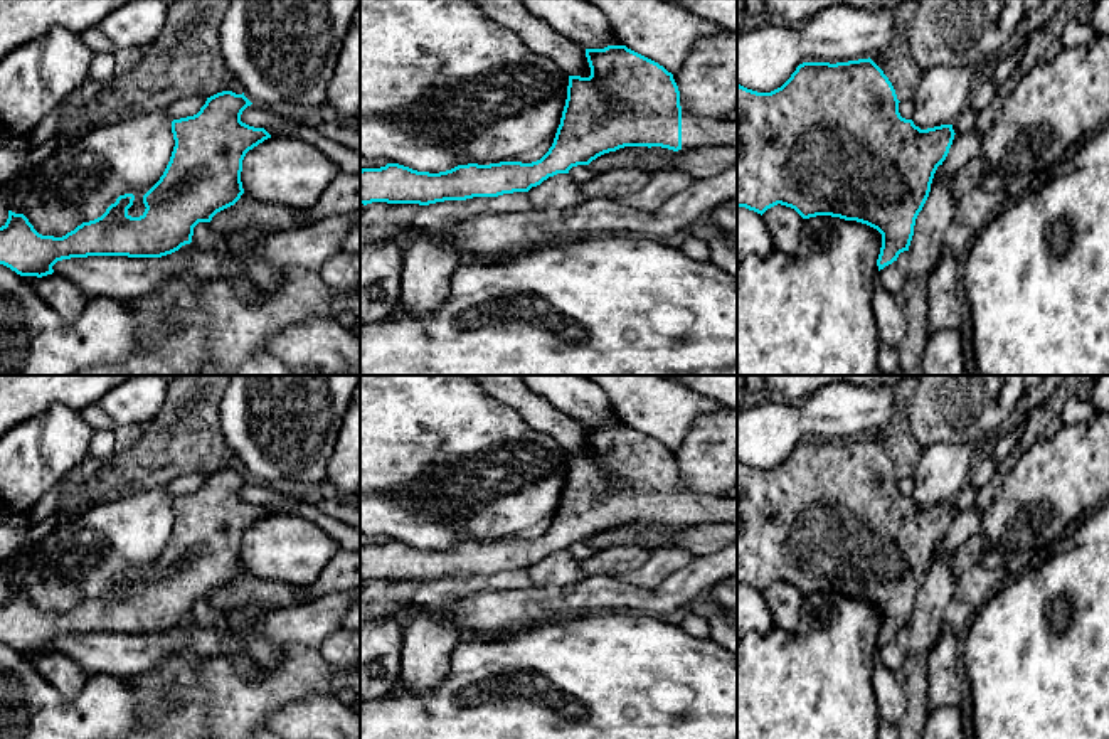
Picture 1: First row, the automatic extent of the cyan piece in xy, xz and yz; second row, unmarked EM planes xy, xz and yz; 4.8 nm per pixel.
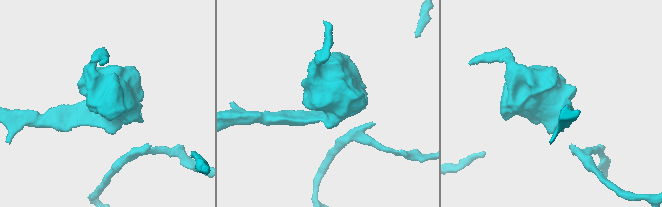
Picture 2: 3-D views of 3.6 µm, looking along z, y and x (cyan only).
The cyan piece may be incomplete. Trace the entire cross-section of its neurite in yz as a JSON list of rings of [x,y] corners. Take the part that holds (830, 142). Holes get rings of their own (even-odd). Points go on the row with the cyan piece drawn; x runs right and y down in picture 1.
[[[870,57],[836,64],[803,62],[771,93],[737,84],[737,207],[762,215],[781,204],[803,219],[831,215],[867,224],[882,234],[878,271],[892,264],[900,253],[909,251],[915,219],[956,135],[952,125],[921,130],[900,116],[899,103],[892,82]]]

